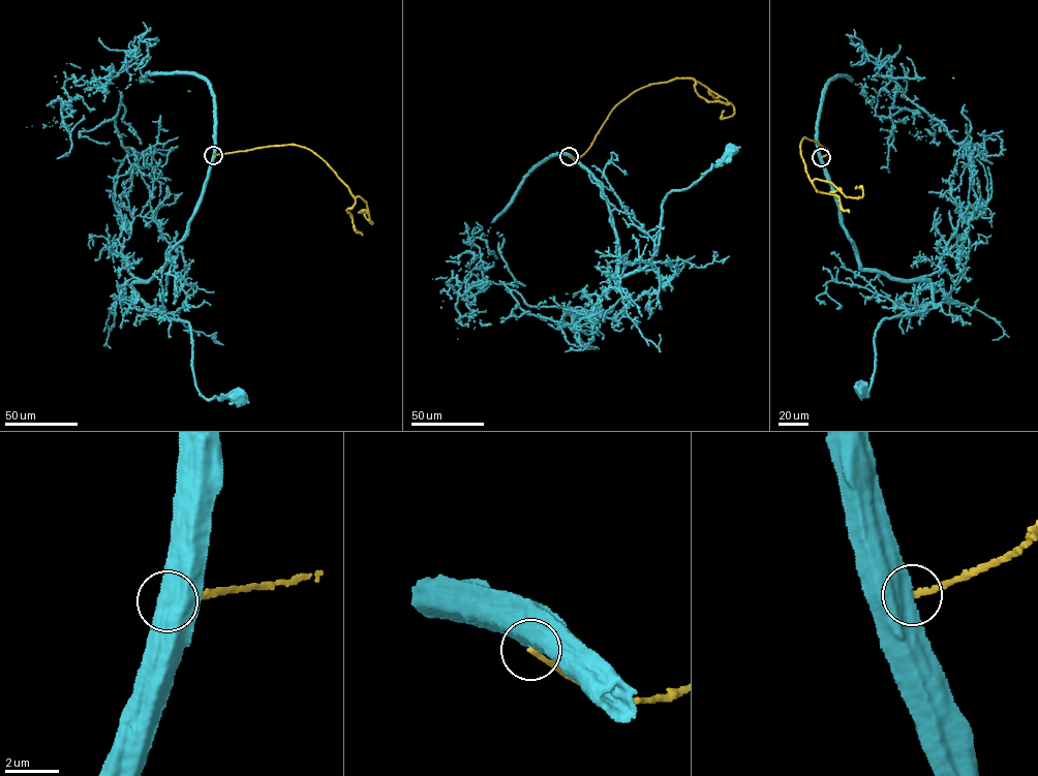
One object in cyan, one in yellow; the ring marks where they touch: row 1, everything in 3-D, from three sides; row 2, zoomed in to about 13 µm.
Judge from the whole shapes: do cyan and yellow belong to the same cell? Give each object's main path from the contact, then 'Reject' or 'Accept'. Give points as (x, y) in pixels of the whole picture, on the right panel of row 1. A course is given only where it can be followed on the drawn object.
Course of cyan: (821, 157), (861, 269), (929, 280), (934, 295), (920, 312), (882, 320), (871, 388), (865, 396), (861, 389). Course of yellow: (821, 157), (826, 149), (804, 137), (800, 153), (811, 180), (861, 197), (855, 187). Reject

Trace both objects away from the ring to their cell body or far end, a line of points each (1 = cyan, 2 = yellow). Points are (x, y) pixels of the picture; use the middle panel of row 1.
1: (569, 156), (600, 181), (620, 276), (639, 271), (655, 253), (668, 193), (688, 188), (730, 152)
2: (569, 156), (583, 155), (616, 105), (649, 85), (692, 79), (726, 99), (734, 113), (724, 118), (724, 110)

